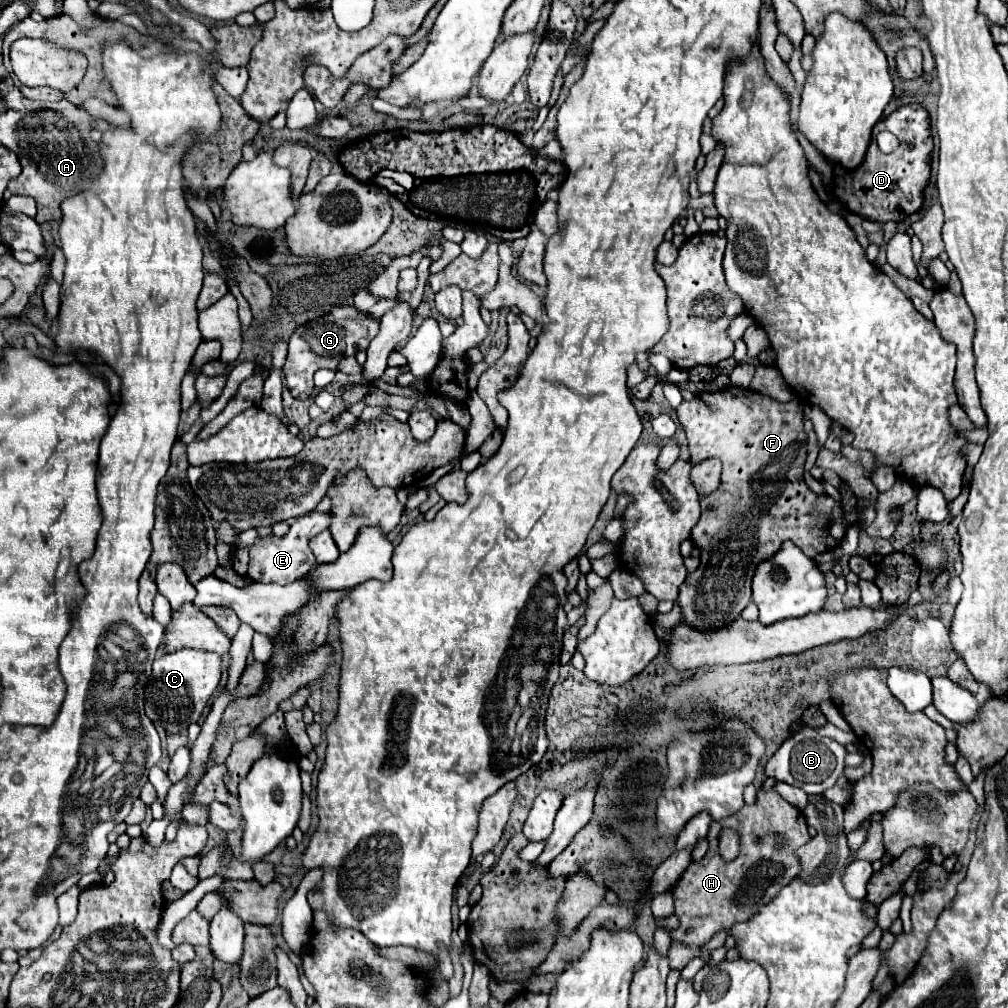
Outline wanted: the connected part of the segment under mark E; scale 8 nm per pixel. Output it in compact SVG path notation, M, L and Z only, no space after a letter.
M310 512L306 516L300 516L292 526L286 538L276 538L276 536L268 536L258 540L256 544L252 544L250 550L250 564L248 564L248 576L254 582L266 584L266 582L278 582L278 584L288 584L294 580L304 578L314 566L316 566L316 558L308 548L308 540L322 532L324 528L330 526L330 514L328 512Z

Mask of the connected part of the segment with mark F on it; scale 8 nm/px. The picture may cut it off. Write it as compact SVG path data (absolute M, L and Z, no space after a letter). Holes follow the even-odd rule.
M728 386L718 394L698 394L694 400L682 402L676 412L688 438L690 460L698 462L704 458L718 458L722 462L722 484L714 494L700 498L702 516L690 536L696 548L700 548L702 562L682 584L678 604L682 608L682 622L694 626L694 630L720 630L726 622L734 622L734 618L738 618L748 606L752 598L750 582L758 562L774 556L786 540L794 540L794 544L812 558L814 554L836 546L846 534L846 524L842 522L842 508L830 496L814 494L804 482L808 444L802 424L802 406L796 398L782 404L770 396ZM832 512L836 516L834 540L830 542L828 526Z

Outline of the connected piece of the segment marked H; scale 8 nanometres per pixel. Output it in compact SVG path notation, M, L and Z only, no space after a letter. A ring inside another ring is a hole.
M760 788L758 790L758 800L756 800L754 806L744 806L734 816L730 816L722 822L714 822L710 826L710 830L712 832L708 832L708 852L706 852L706 856L698 864L690 864L686 868L686 872L682 874L682 878L672 888L674 906L676 906L674 914L680 918L680 928L672 932L672 938L678 940L678 942L684 942L688 946L700 946L700 944L708 942L716 932L720 932L720 930L730 932L736 922L746 922L752 916L756 916L756 912L762 906L766 906L774 896L778 896L778 892L794 876L798 876L802 872L802 864L800 864L800 858L796 856L796 850L810 840L806 818L802 814L802 810L788 804L774 788L770 788L770 790ZM726 826L740 834L740 854L730 862L726 862L718 852L718 836L720 836L722 828L726 828ZM776 834L784 836L786 844L782 848L776 848L776 842L778 842Z

